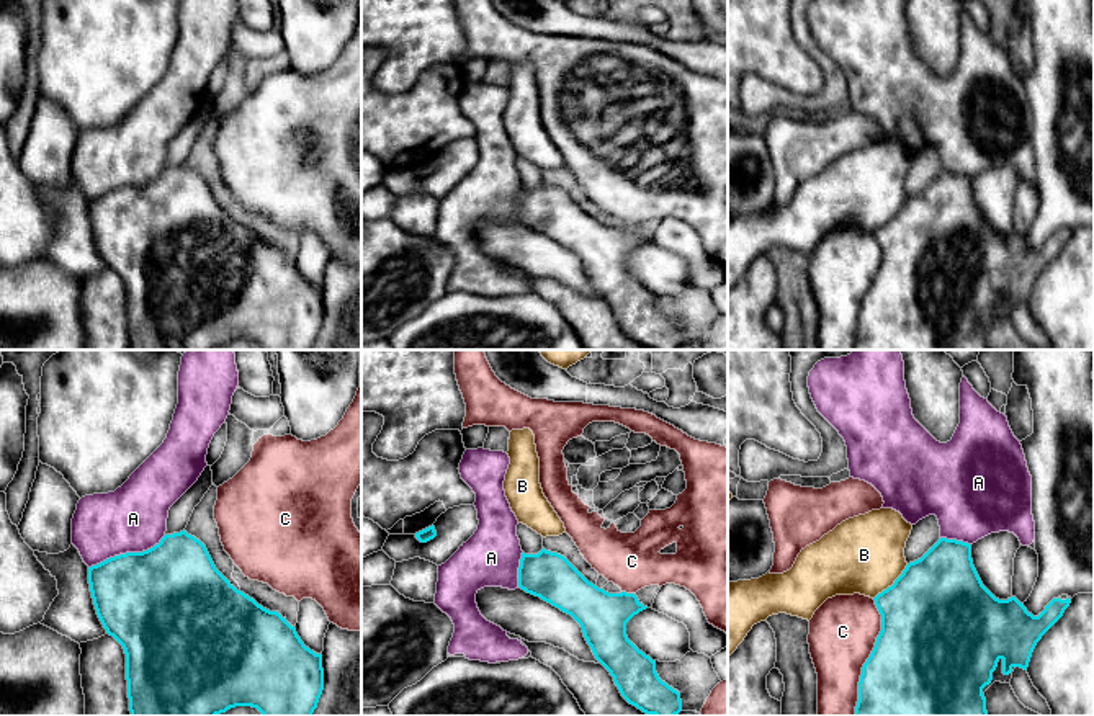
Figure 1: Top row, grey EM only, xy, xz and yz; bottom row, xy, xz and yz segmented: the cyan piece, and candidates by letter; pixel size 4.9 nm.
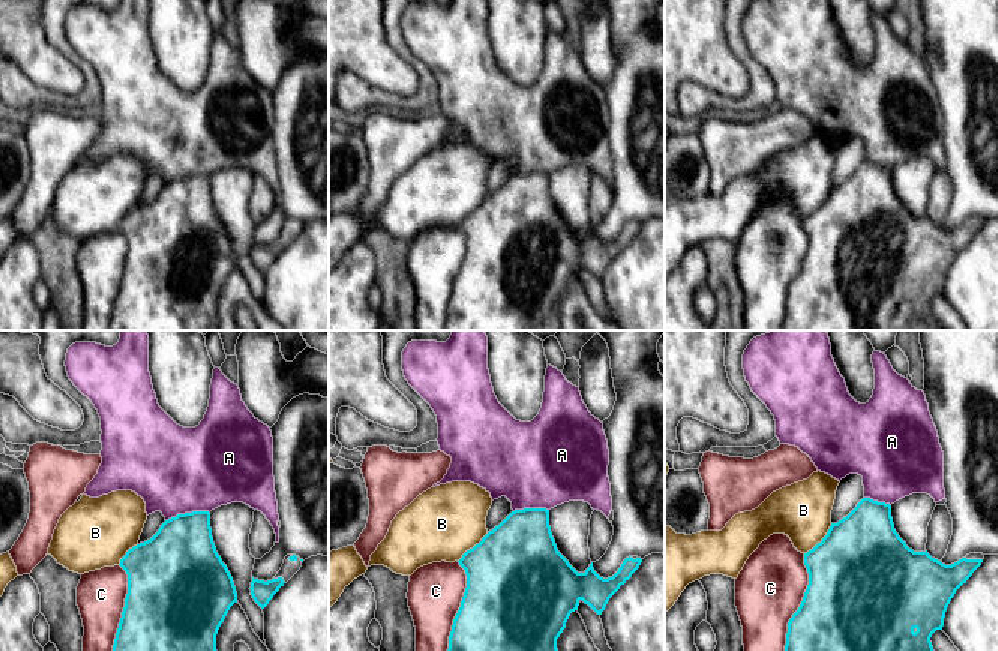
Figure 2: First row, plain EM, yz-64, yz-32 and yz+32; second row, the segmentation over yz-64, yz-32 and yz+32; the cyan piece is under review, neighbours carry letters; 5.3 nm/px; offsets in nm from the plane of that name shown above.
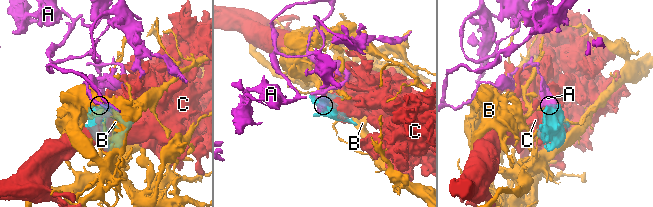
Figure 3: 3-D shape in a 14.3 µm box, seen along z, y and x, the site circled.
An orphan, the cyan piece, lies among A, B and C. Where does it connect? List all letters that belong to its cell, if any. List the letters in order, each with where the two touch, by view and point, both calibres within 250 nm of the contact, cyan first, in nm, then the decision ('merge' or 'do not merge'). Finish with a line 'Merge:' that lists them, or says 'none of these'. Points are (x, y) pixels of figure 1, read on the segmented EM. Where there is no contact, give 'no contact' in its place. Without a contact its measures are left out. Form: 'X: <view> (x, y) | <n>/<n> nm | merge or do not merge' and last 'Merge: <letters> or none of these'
A: xy (126, 553) | 480/340 nm | merge
B: yz (893, 584) | 500/380 nm | do not merge
C: yz (869, 657) | 500/340 nm | do not merge
Merge: A

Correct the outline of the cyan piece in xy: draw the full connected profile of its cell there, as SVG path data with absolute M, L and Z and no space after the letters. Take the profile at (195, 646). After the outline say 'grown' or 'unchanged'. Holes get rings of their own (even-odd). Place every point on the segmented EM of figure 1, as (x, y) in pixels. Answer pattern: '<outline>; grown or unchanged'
M188 350L182 356L178 371L178 404L164 443L129 476L114 492L85 495L78 500L72 518L72 544L78 549L88 566L88 584L96 615L110 636L113 636L126 654L126 680L131 716L217 716L235 706L257 708L263 716L312 716L324 690L322 654L316 654L304 646L286 618L278 611L270 611L253 598L237 590L214 566L206 546L188 535L167 535L167 518L170 507L198 481L206 463L206 454L214 433L226 422L232 396L239 386L239 371L234 350Z; grown

